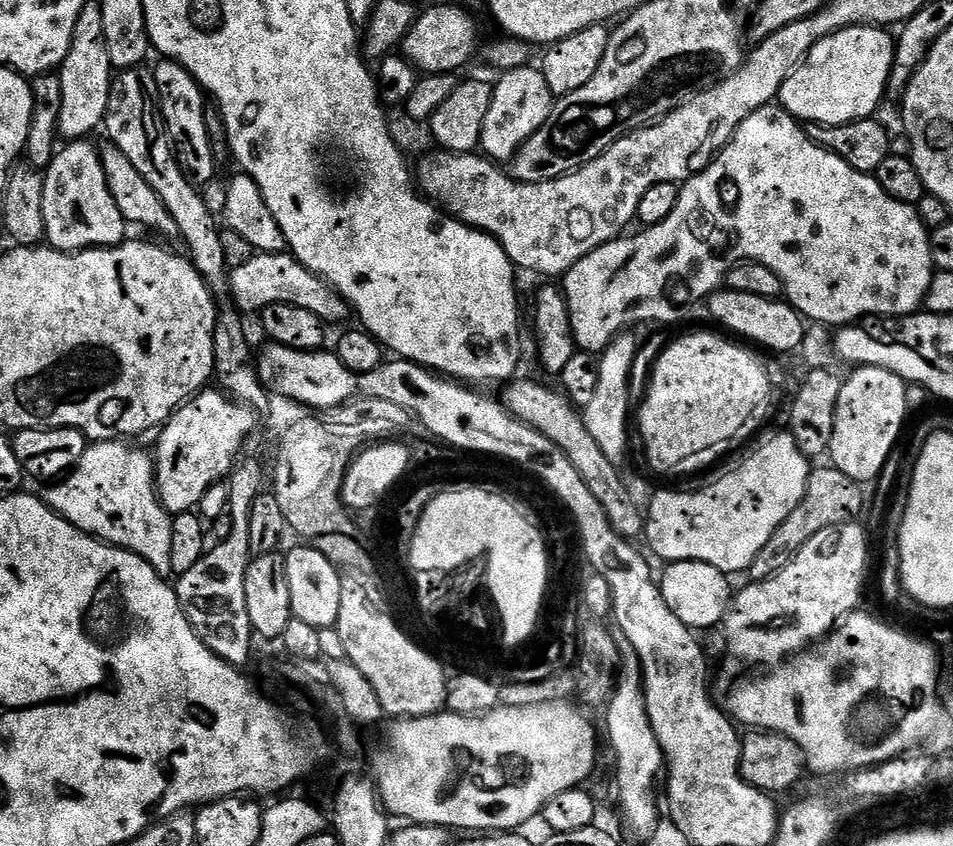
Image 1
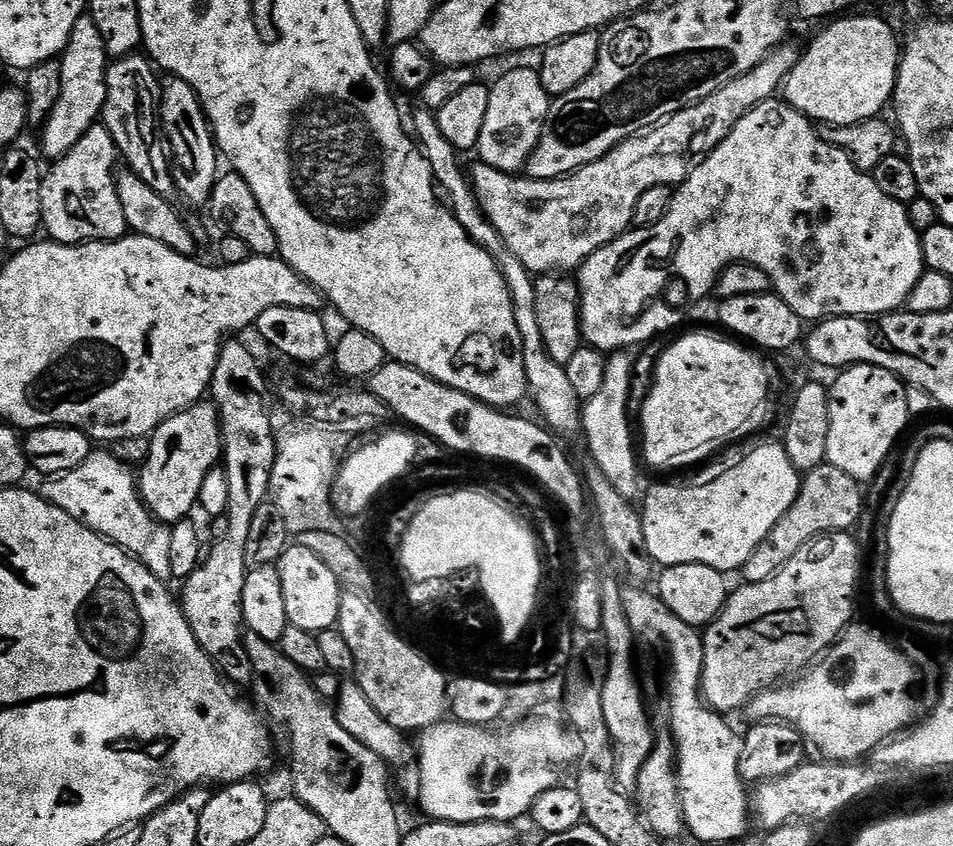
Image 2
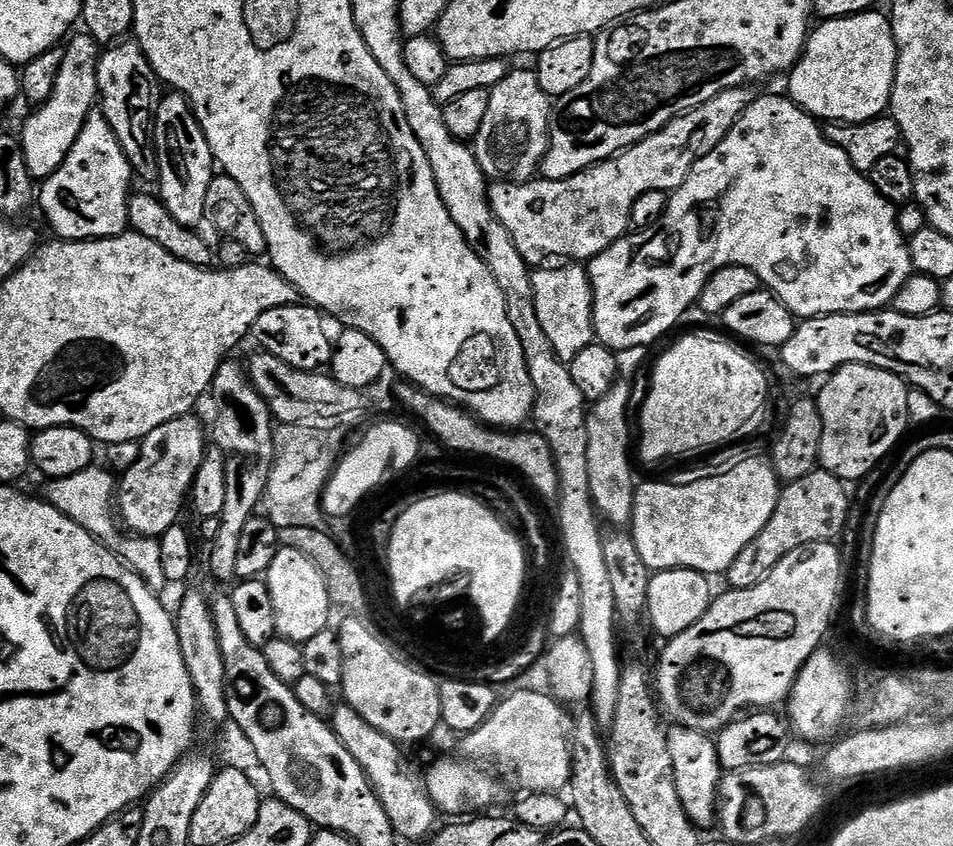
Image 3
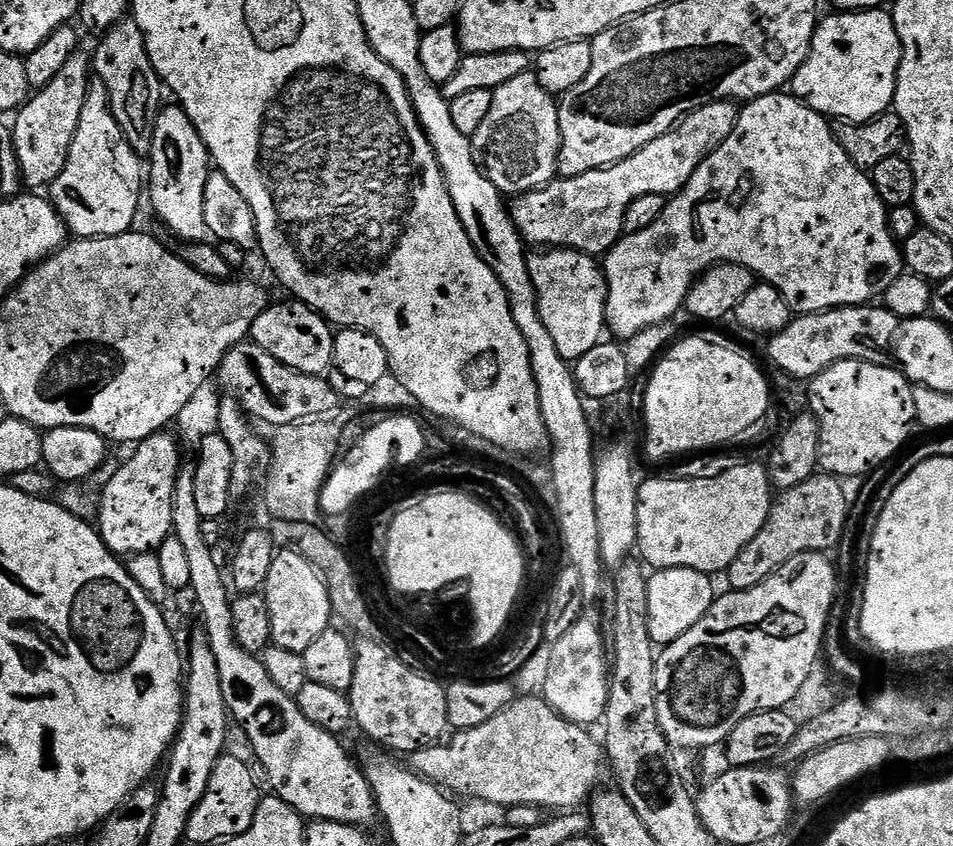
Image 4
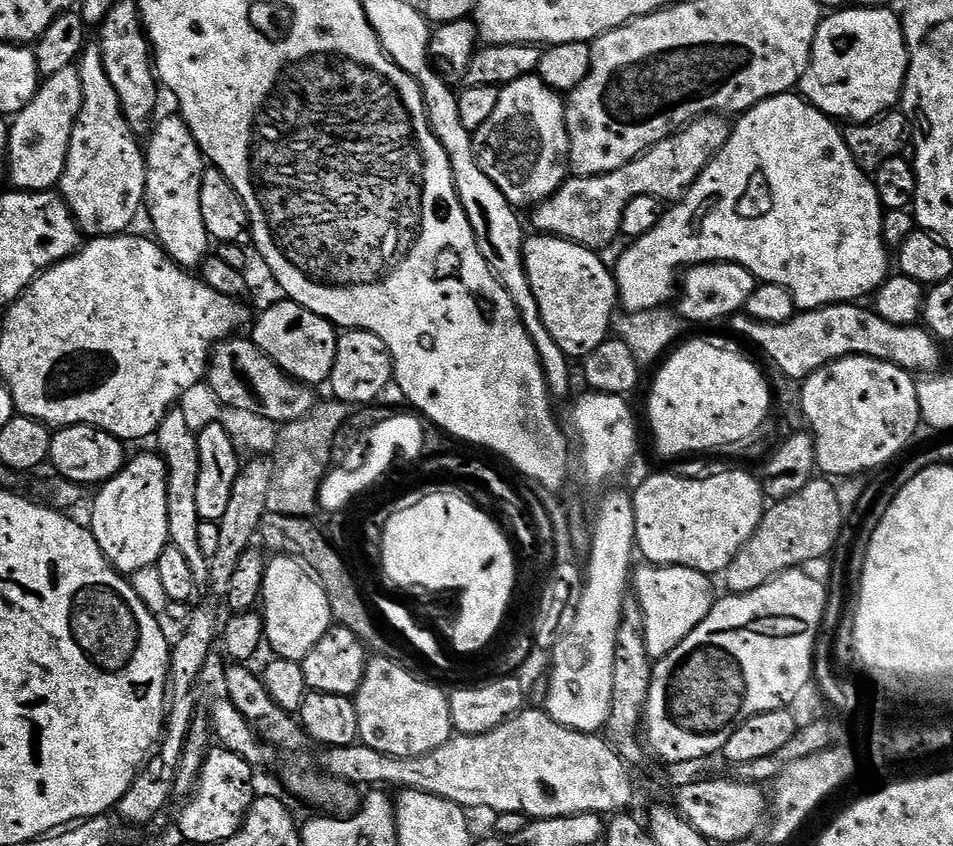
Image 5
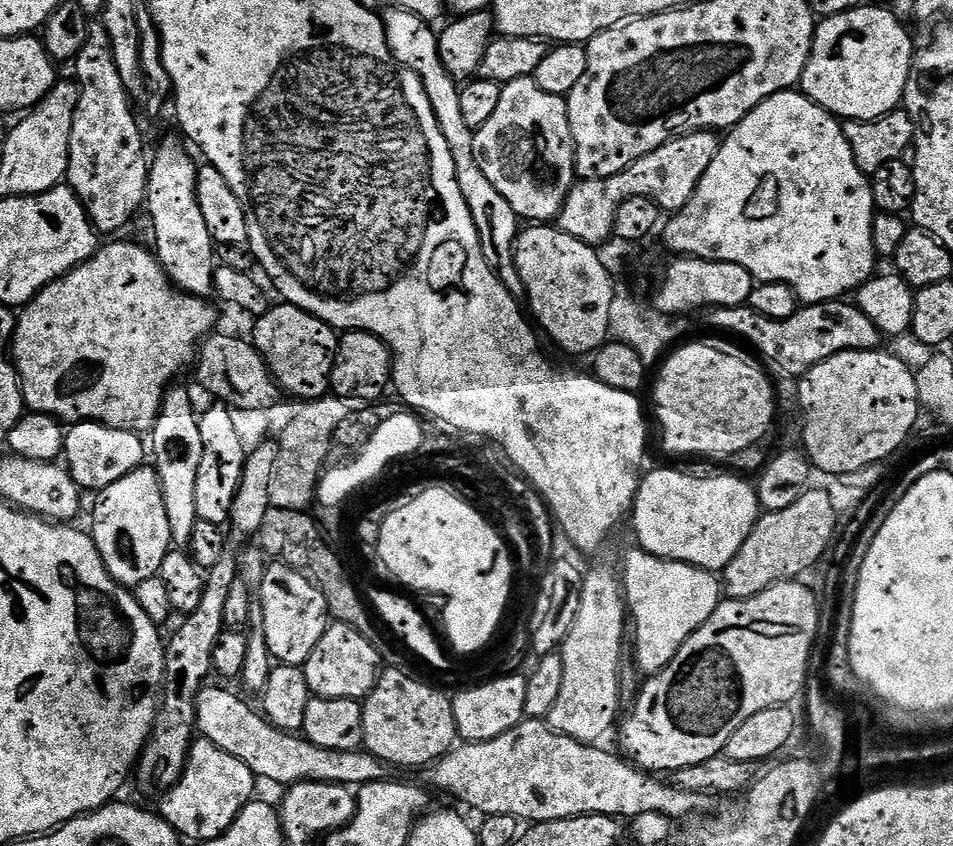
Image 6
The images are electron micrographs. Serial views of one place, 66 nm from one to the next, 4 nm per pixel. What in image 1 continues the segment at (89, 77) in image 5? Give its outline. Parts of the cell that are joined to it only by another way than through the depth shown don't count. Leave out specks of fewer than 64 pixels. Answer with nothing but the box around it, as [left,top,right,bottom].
[44,139,126,252]

